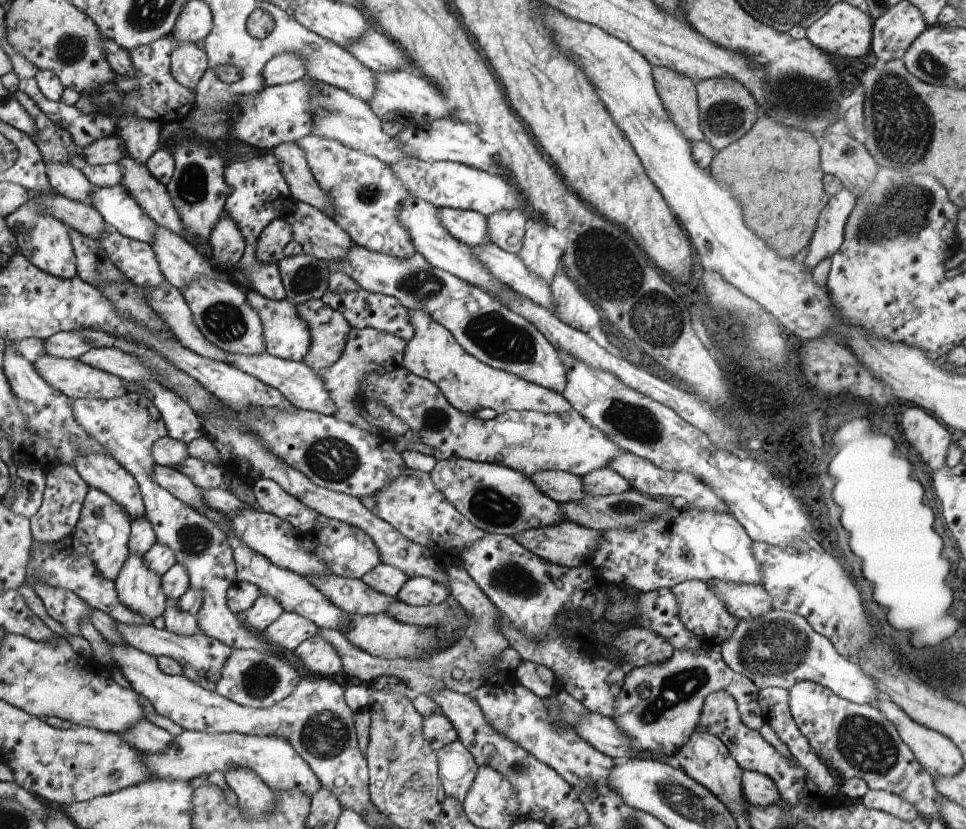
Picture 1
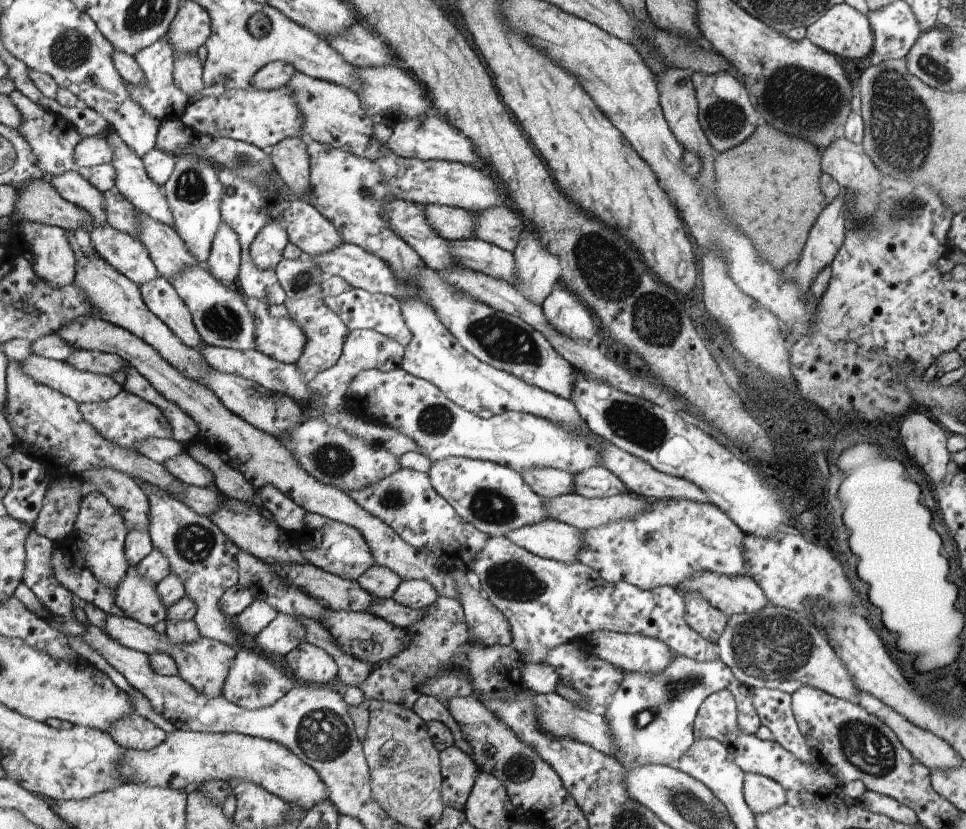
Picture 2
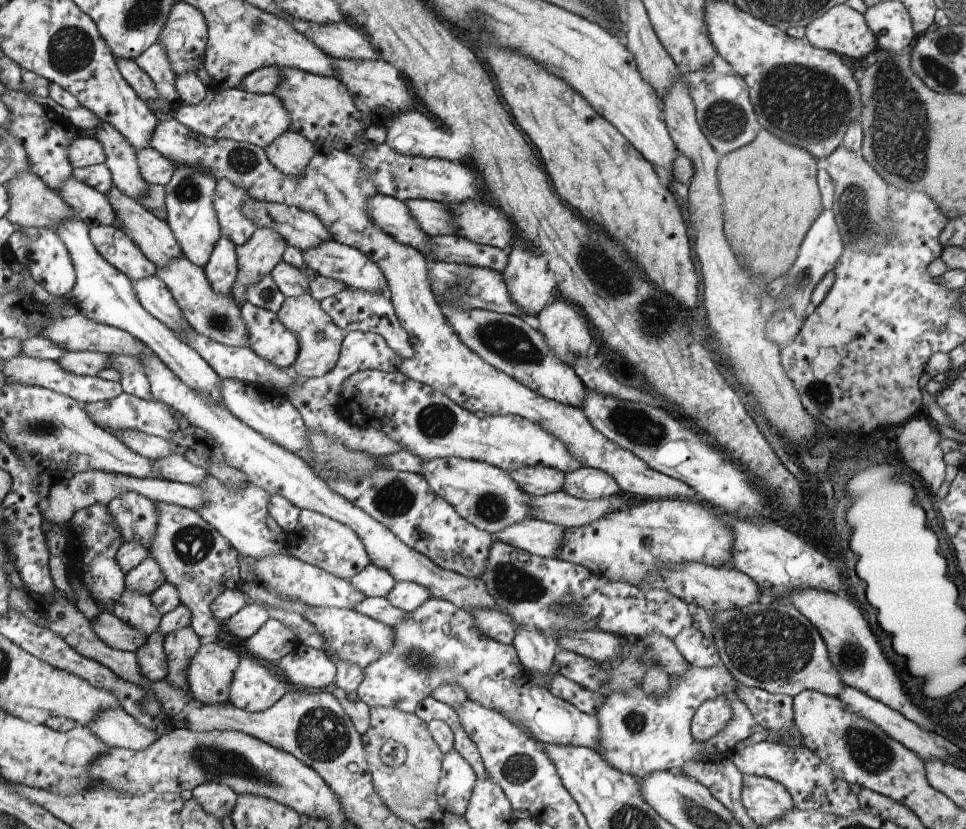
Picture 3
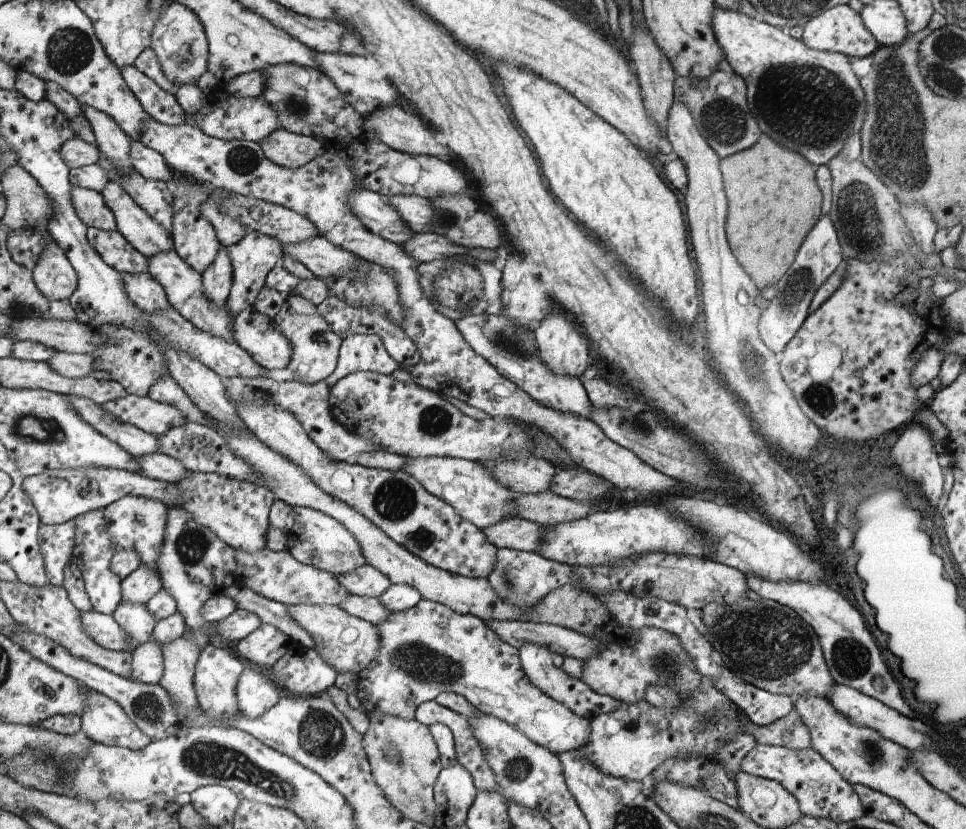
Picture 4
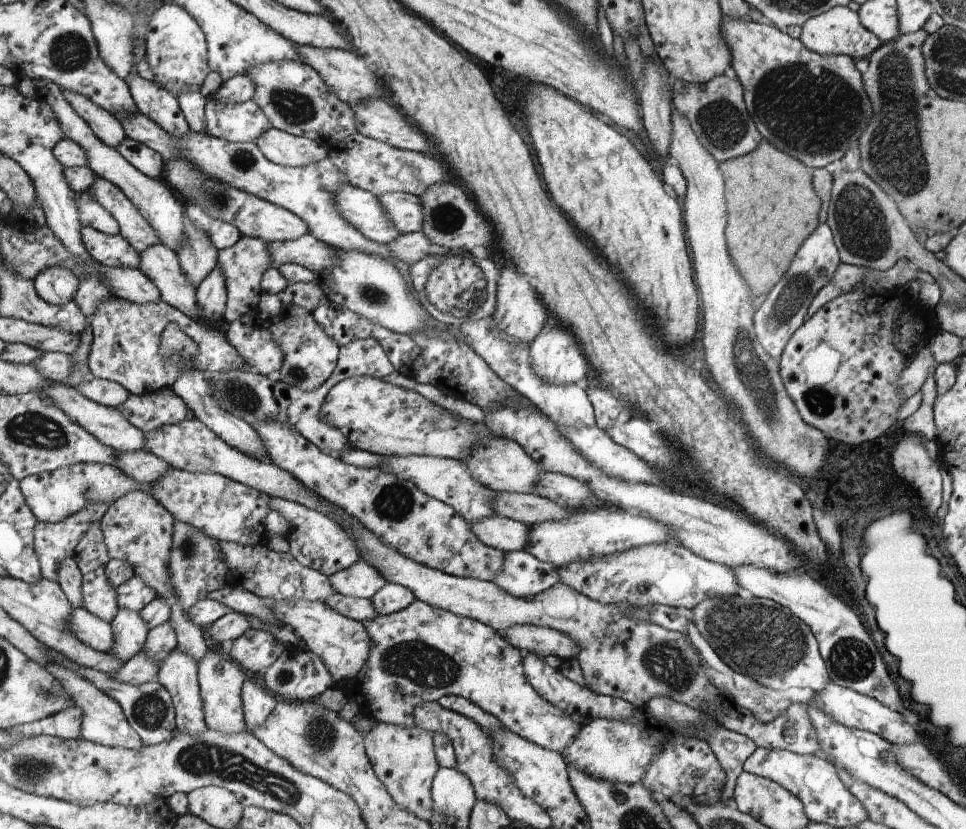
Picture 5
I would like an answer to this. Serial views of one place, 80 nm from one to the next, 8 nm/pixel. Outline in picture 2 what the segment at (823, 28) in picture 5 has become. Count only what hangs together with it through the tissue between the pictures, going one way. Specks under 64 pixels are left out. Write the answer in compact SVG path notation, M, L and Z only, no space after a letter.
M846 3L834 5L824 16L815 20L805 29L805 36L821 49L842 58L864 58L873 53L874 33L870 28L867 15Z

